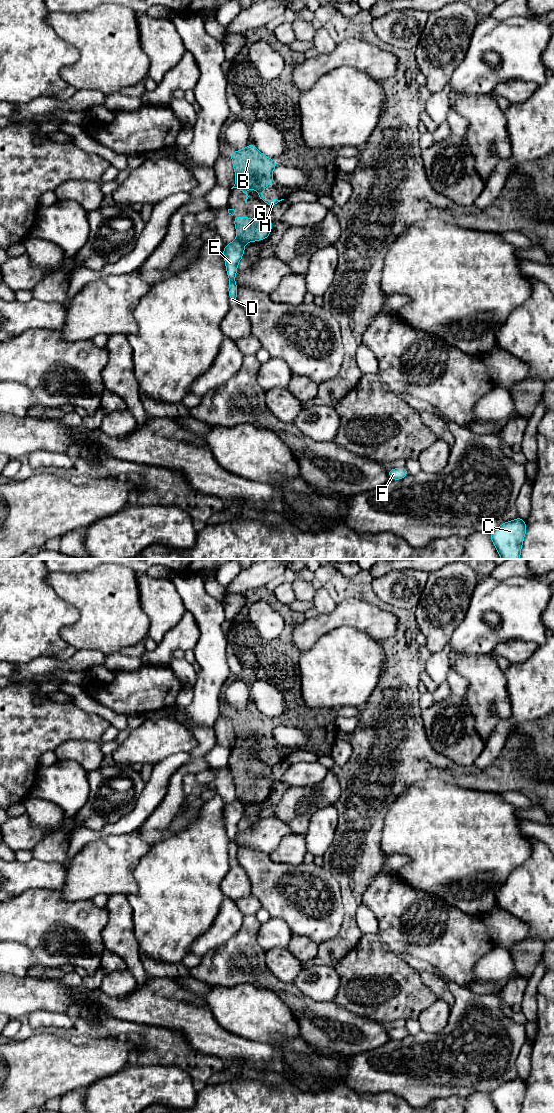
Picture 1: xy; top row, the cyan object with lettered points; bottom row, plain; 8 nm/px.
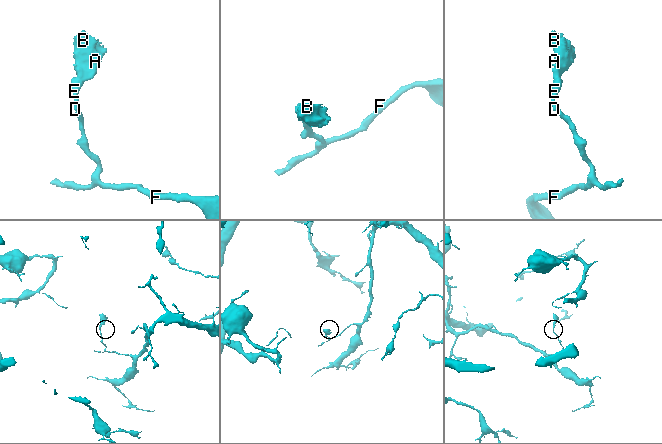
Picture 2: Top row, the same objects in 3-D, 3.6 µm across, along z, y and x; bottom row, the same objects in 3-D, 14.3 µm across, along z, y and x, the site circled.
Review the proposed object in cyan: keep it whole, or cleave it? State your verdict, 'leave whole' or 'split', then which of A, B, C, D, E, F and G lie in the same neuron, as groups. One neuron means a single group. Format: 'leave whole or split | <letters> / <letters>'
split | A B G / C D E F

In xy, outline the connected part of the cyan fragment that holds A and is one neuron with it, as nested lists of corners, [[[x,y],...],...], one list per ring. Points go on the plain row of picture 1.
[[[252,703],[239,711],[229,712],[234,727],[236,741],[231,748],[240,748],[246,754],[245,763],[248,759],[248,750],[250,747],[255,748],[255,752],[265,763],[274,766],[278,762],[284,760],[265,760],[262,753],[268,744],[274,744],[272,732],[278,725],[278,721],[273,721],[263,715]]]

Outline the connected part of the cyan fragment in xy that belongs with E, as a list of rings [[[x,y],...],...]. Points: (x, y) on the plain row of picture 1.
[[[239,799],[228,803],[223,809],[223,817],[225,819],[226,832],[229,838],[228,853],[231,863],[237,862],[238,847],[235,842],[235,836],[238,823],[243,817],[245,804]]]

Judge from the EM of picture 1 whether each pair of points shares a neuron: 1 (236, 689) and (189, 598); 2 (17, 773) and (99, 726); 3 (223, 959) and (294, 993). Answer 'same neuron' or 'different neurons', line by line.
1: different neurons
2: same neuron
3: same neuron

